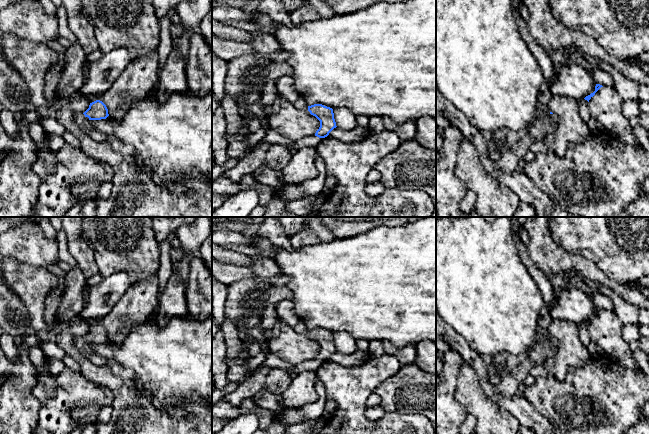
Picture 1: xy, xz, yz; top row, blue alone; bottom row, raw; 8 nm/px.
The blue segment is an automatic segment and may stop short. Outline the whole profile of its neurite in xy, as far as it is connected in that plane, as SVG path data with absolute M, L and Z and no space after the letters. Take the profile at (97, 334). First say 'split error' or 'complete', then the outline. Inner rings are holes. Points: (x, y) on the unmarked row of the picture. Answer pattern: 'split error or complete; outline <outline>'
split error; outline M96 324L90 327L89 332L84 337L76 339L75 345L83 354L89 357L93 364L103 366L107 365L107 359L93 352L90 353L90 347L86 342L88 341L89 344L101 344L106 343L108 340L109 338L106 329L102 325Z

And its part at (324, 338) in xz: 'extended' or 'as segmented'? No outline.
extended

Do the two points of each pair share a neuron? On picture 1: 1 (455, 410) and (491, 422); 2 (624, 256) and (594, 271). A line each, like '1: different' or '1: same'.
1: different
2: different

